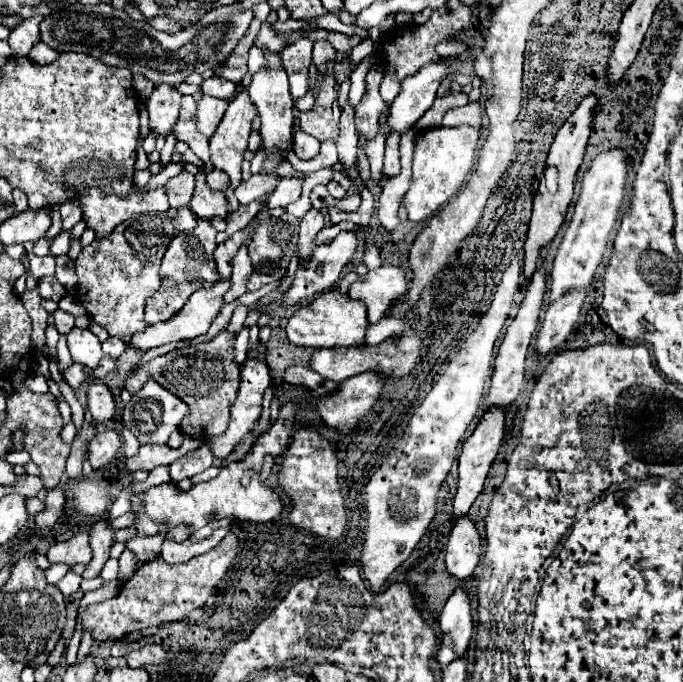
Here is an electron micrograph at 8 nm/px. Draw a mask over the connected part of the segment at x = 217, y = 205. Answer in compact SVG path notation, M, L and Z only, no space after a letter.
M197 174L197 184L195 184L193 198L191 198L191 208L199 218L211 218L211 216L225 218L229 212L229 200L223 192L209 190L209 186L205 182L205 174Z

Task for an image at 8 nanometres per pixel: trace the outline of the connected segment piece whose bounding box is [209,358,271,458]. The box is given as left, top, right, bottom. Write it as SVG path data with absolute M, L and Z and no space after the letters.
M245 360L243 368L241 368L241 388L239 388L239 394L237 394L237 400L233 402L233 408L231 408L231 422L229 422L229 428L223 436L217 436L217 440L209 440L209 448L213 450L213 454L217 458L227 458L233 448L245 440L257 426L259 418L261 418L261 402L263 402L263 394L265 390L271 386L271 370L265 362L261 360Z

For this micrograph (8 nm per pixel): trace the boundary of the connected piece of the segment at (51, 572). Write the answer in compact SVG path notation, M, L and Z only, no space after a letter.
M51 564L51 566L45 570L45 578L47 578L49 584L57 584L57 582L65 576L67 570L69 570L67 564Z

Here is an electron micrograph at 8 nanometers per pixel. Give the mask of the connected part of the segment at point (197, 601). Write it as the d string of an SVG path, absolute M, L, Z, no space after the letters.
M233 534L225 536L213 550L191 558L183 564L167 564L163 558L145 562L121 586L119 594L107 602L91 604L83 614L83 628L91 630L95 640L121 640L143 628L161 626L167 622L185 620L191 610L205 606L227 568L238 554L239 539Z

